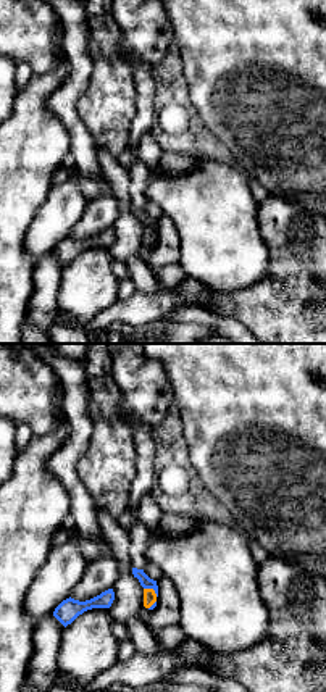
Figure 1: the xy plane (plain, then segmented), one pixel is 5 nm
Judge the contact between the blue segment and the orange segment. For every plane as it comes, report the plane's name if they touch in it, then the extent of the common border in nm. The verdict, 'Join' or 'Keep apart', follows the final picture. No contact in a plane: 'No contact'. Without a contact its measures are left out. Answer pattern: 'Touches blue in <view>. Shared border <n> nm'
Touches blue in xy. Shared border 80 nm

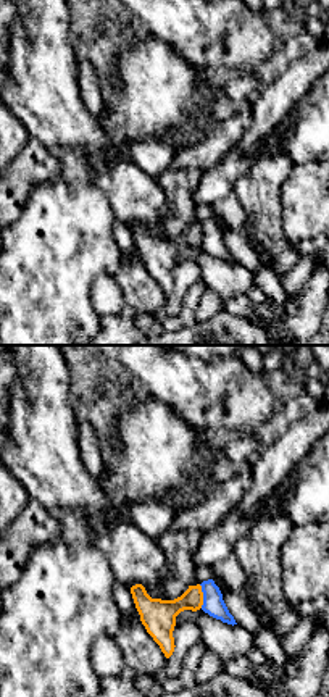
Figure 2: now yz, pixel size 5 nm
Touches blue in yz. Shared border 120 nm

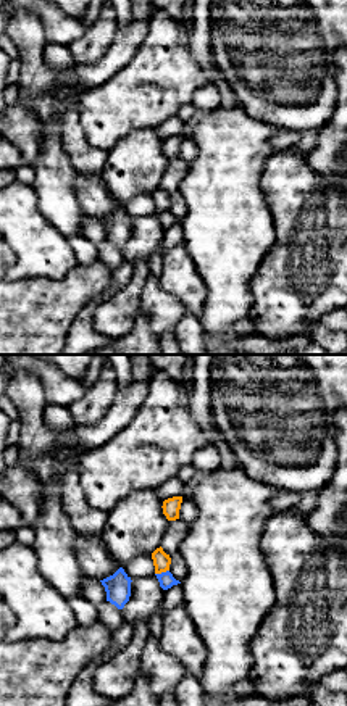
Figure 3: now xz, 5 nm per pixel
Touches blue in xz. Shared border 80 nm

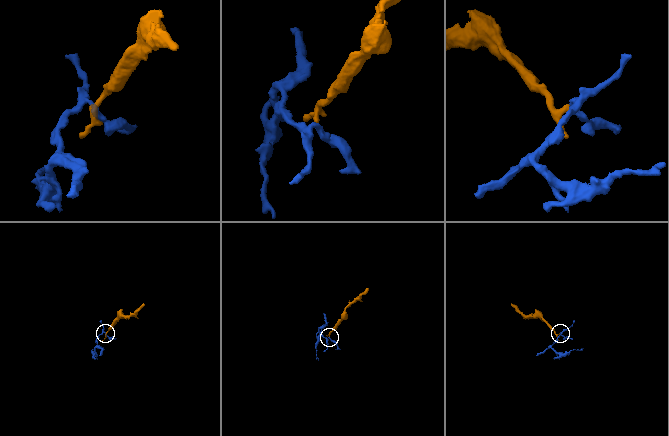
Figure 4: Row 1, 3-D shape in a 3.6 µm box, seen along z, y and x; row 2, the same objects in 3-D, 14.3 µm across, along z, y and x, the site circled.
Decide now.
Keep apart

